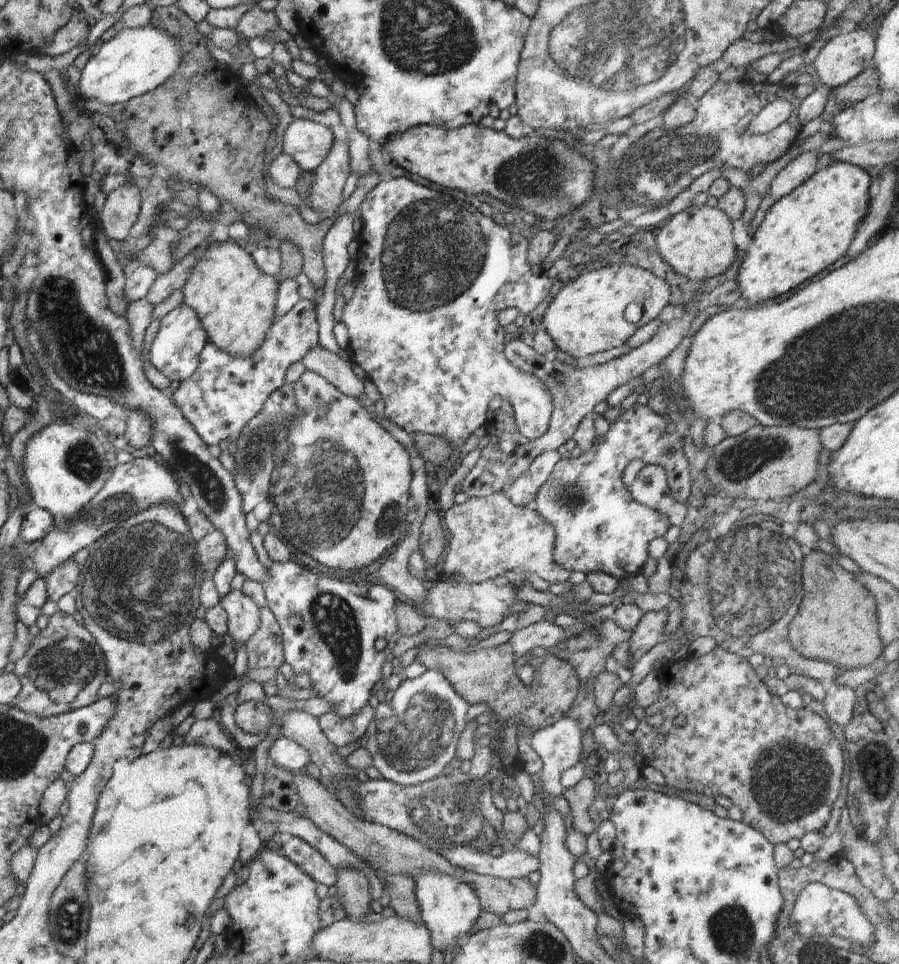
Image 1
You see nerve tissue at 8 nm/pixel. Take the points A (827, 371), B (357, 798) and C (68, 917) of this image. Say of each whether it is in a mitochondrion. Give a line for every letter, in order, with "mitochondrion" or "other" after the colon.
A: mitochondrion
B: other
C: mitochondrion

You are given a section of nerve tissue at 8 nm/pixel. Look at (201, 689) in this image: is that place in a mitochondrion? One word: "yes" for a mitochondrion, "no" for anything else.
no

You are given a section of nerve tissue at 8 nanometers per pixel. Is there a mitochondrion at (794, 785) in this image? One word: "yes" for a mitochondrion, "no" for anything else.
yes

